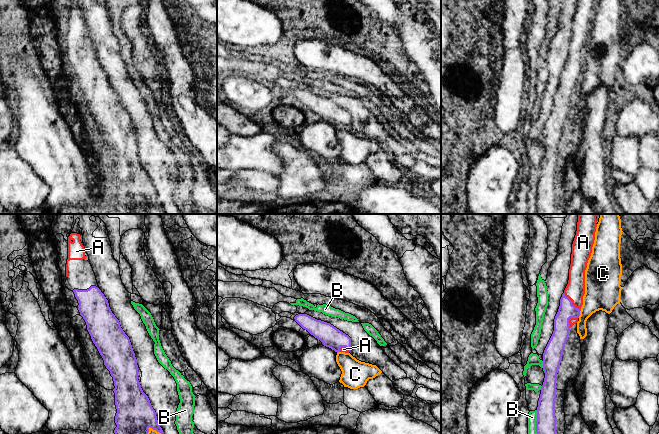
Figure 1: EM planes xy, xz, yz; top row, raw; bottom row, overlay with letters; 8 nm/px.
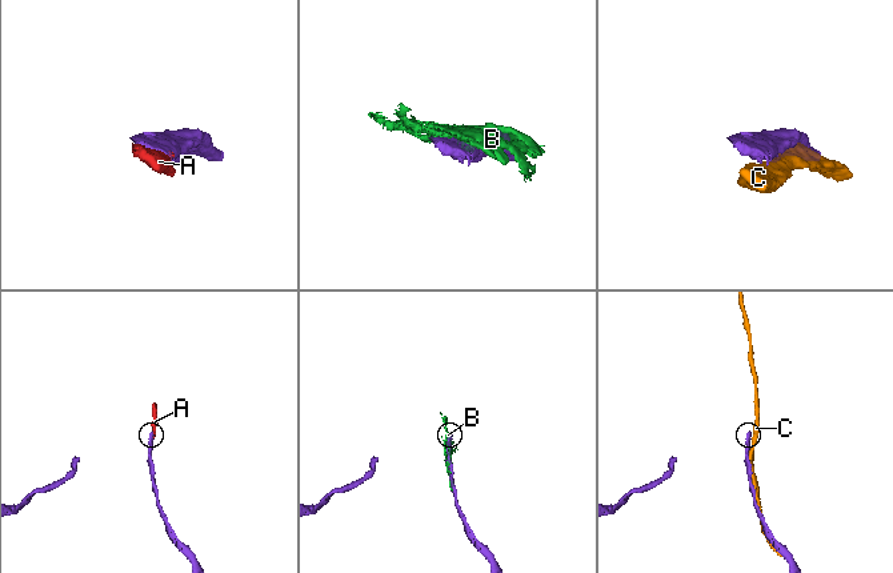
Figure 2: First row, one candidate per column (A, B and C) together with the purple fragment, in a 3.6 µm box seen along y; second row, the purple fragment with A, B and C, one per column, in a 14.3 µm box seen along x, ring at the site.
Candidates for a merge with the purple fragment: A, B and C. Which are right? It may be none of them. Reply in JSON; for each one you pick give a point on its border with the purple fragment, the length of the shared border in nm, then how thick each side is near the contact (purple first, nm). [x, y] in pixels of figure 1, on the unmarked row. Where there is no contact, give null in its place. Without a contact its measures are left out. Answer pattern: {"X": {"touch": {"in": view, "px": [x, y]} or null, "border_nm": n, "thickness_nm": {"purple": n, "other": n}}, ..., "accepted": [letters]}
{"A": {"touch": {"in": "yz", "px": [571, 78]}, "border_nm": 190, "thickness_nm": {"purple": 130, "other": 160}}, "accepted": ["A"]}

